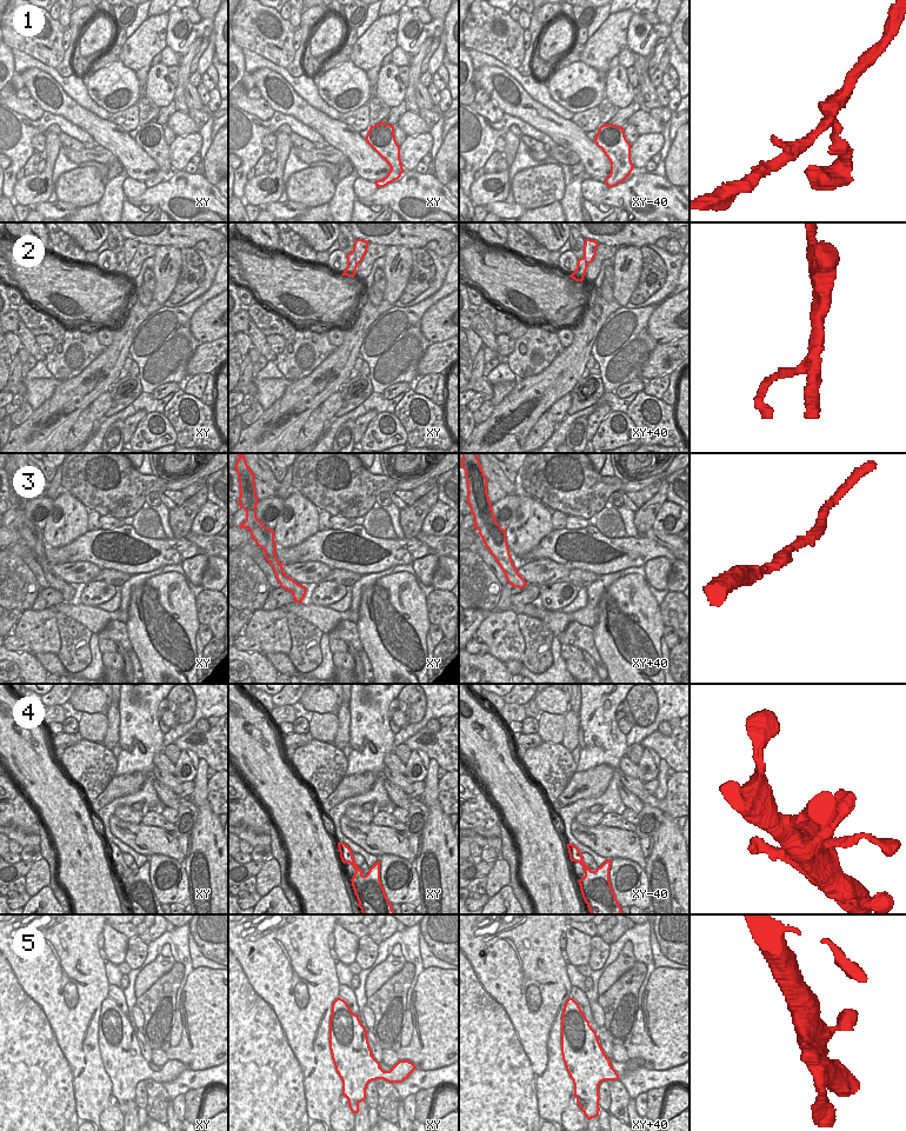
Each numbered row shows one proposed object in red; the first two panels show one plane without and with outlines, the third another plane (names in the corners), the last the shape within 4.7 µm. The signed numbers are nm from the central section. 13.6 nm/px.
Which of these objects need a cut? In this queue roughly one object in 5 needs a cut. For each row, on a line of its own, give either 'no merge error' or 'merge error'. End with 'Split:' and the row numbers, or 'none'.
1: no merge error
2: merge error
3: no merge error
4: no merge error
5: no merge error
Split: 2

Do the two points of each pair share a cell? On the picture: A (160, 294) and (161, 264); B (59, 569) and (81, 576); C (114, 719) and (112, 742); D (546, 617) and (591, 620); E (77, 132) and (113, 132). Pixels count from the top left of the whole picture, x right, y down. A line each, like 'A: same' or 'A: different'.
A: same
B: same
C: same
D: same
E: different

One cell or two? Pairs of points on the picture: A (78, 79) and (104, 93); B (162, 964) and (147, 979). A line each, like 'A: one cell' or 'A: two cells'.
A: two cells
B: one cell

